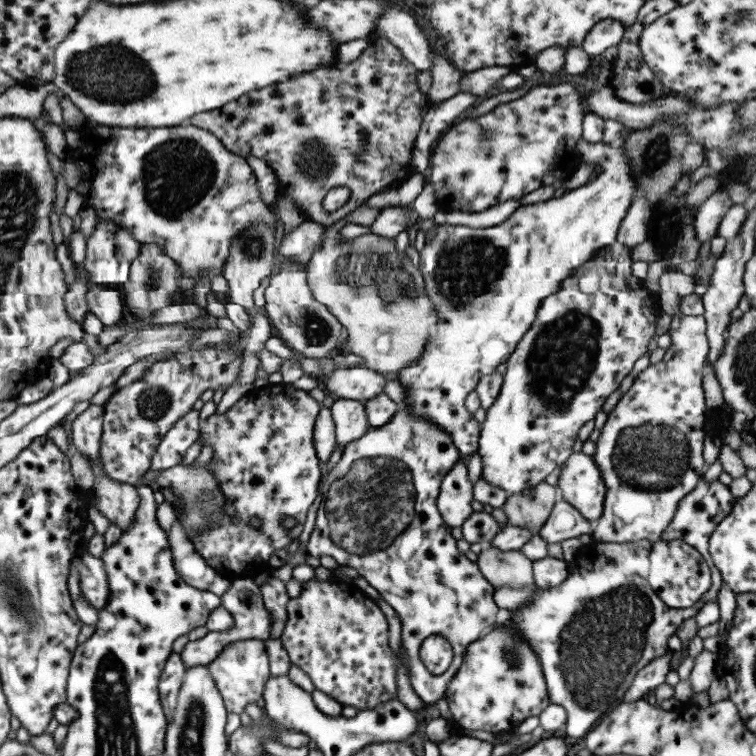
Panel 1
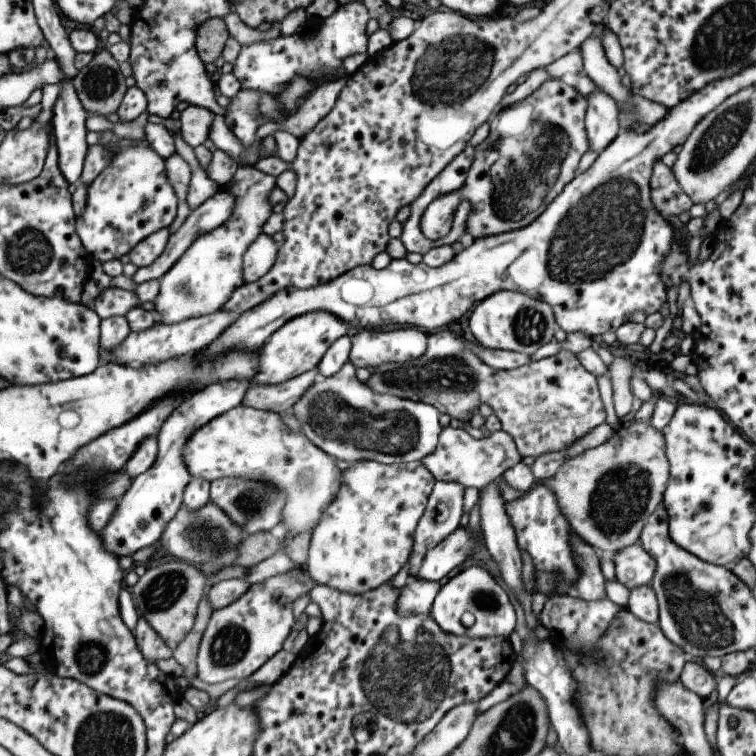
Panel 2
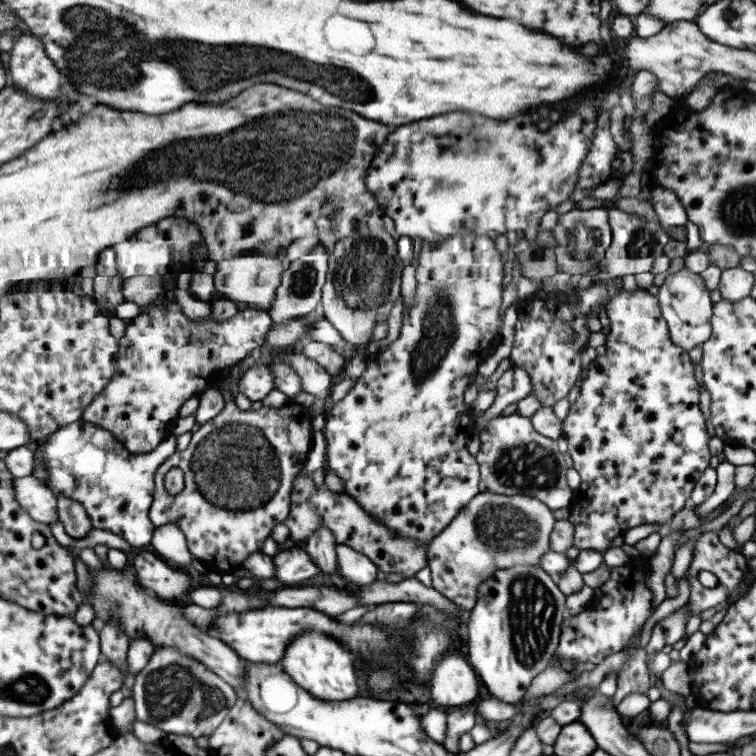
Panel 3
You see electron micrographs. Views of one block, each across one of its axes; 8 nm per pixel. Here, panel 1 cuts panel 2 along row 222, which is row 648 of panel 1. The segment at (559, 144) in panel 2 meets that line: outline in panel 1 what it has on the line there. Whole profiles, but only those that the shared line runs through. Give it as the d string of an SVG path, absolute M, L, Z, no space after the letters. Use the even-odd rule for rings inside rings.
M511 620L494 626L491 632L468 644L456 672L457 674L447 683L447 692L444 693L451 713L448 725L451 725L451 729L453 729L453 736L465 736L462 730L485 730L493 735L510 732L525 718L538 716L550 703L537 657L522 636L512 628Z

